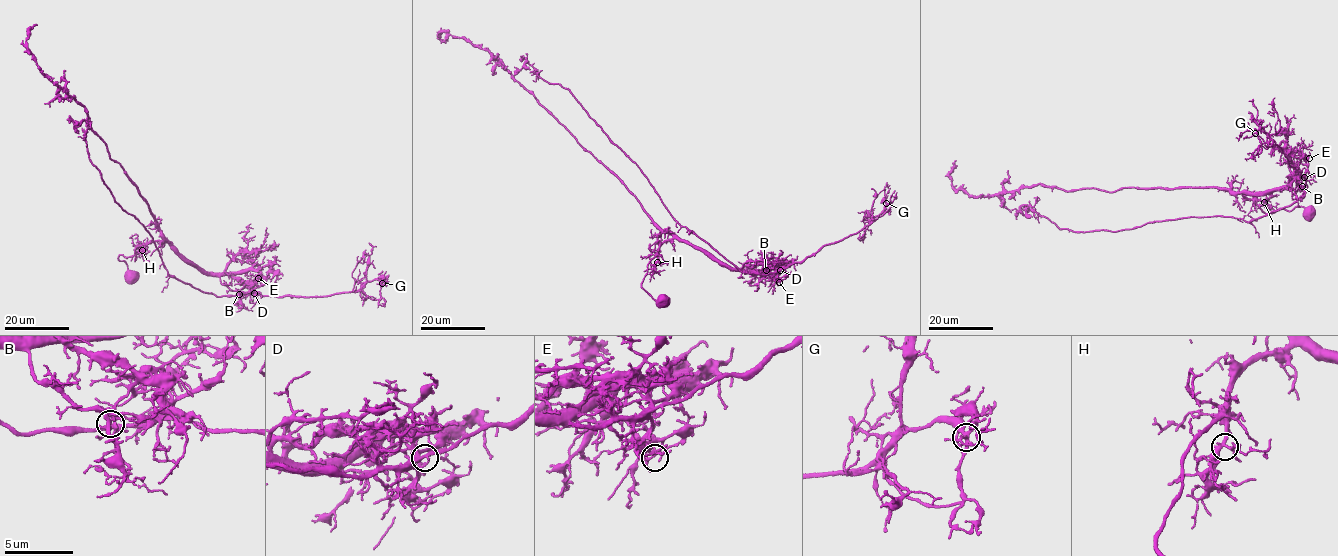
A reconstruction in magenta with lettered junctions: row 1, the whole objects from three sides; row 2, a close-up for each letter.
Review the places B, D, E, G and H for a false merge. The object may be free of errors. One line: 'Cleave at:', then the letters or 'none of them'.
Cleave at: B

